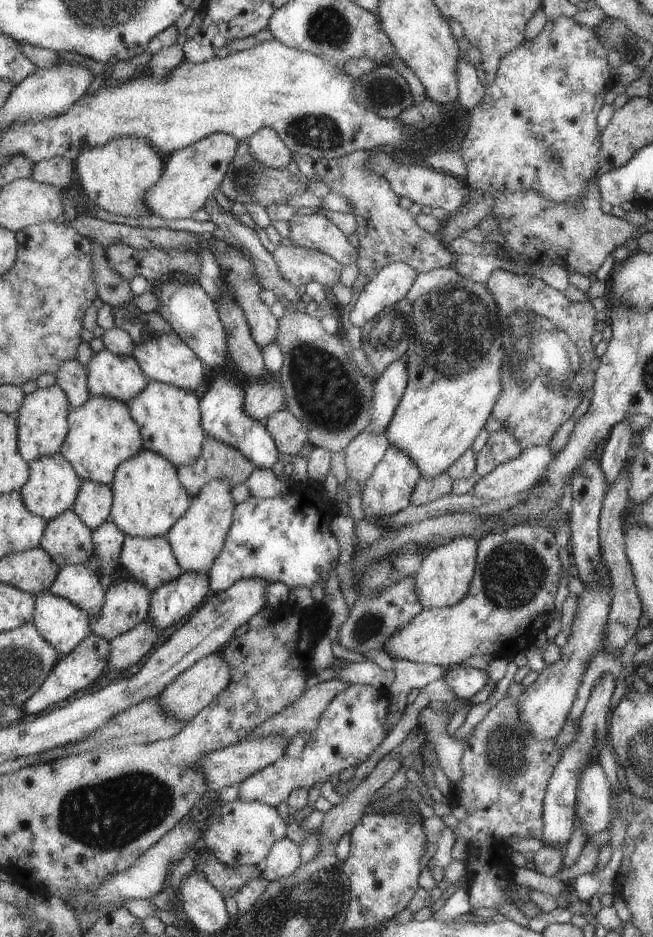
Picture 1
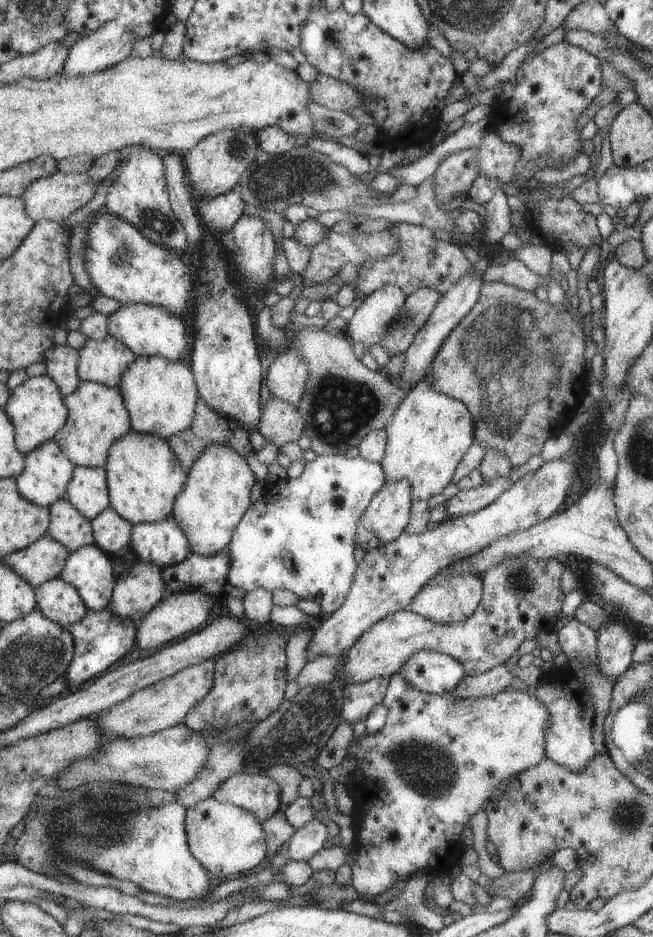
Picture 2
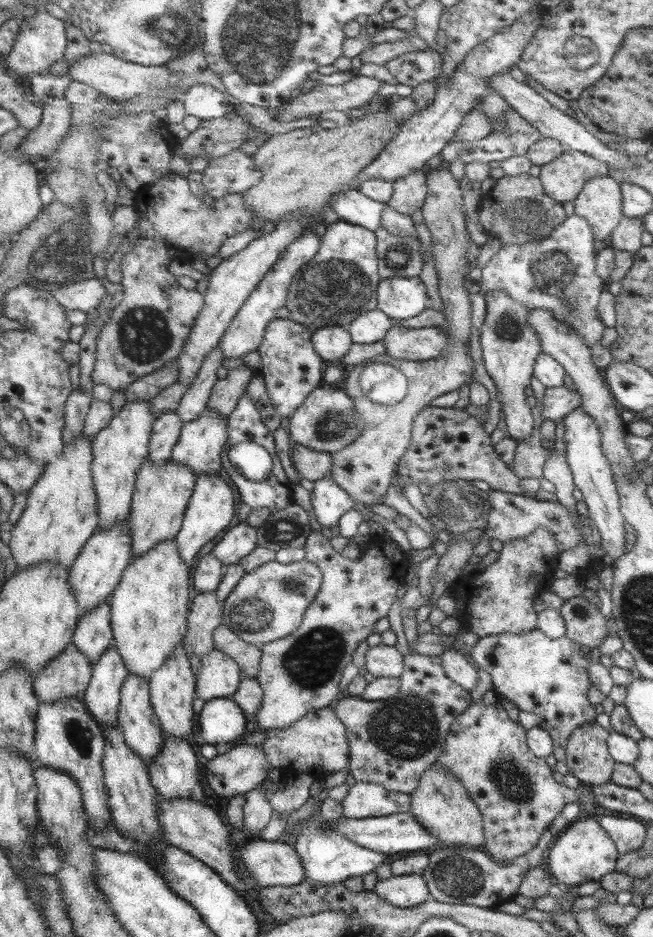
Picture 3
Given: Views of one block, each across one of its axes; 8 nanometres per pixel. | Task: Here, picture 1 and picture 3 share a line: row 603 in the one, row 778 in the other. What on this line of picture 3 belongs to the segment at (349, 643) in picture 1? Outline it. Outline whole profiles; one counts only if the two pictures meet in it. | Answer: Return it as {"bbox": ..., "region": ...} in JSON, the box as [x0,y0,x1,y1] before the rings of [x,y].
{"bbox":[332,654,473,795],"region":[[[408,654],[404,663],[406,668],[399,677],[400,689],[395,696],[387,700],[368,701],[358,697],[345,696],[332,710],[345,724],[350,746],[350,760],[347,773],[357,782],[374,782],[383,784],[388,791],[411,795],[419,786],[420,777],[444,752],[451,726],[460,714],[473,704],[470,692],[448,678],[441,656],[421,656]]]}

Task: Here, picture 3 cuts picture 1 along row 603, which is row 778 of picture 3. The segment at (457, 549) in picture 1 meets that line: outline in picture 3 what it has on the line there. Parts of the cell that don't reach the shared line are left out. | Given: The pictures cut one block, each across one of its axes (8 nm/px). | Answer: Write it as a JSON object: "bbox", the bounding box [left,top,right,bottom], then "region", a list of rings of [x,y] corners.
{"bbox":[409,765,486,848],"region":[[[432,765],[420,777],[419,786],[411,793],[412,806],[409,810],[414,819],[428,829],[438,841],[450,845],[468,848],[482,848],[486,839],[483,828],[483,815],[480,814],[479,806],[471,799],[467,788],[459,782],[452,773],[444,771],[440,765]]]}

